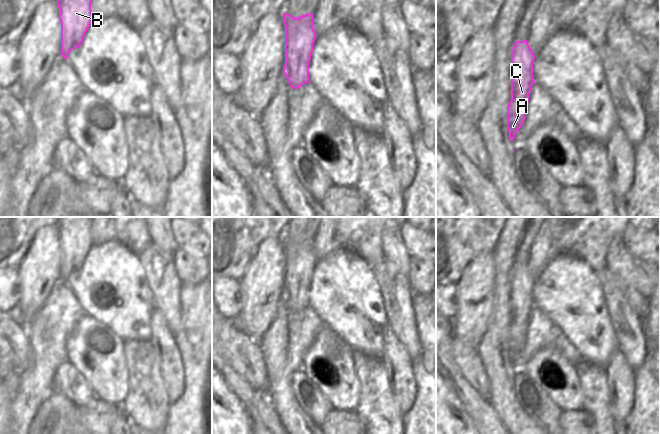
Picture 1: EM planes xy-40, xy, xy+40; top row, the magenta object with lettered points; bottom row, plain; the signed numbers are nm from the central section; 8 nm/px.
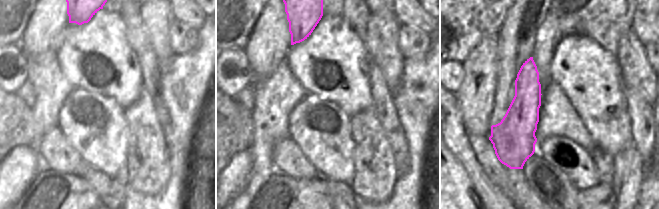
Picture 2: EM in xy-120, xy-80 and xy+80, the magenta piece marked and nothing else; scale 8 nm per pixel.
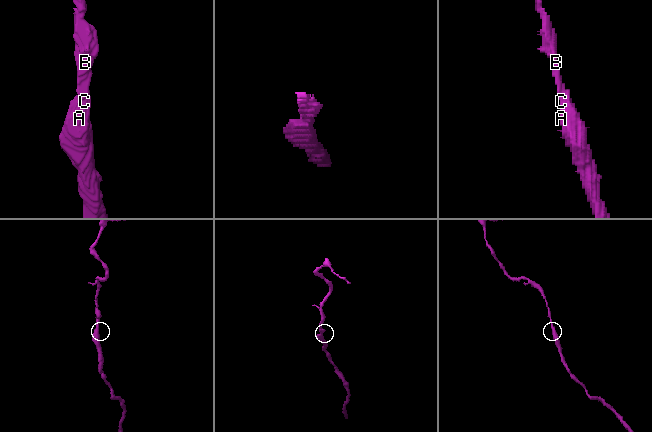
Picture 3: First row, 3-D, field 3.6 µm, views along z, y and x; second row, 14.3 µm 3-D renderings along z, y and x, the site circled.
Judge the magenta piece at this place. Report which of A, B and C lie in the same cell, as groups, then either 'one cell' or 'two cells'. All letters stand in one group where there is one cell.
A B C; one cell

